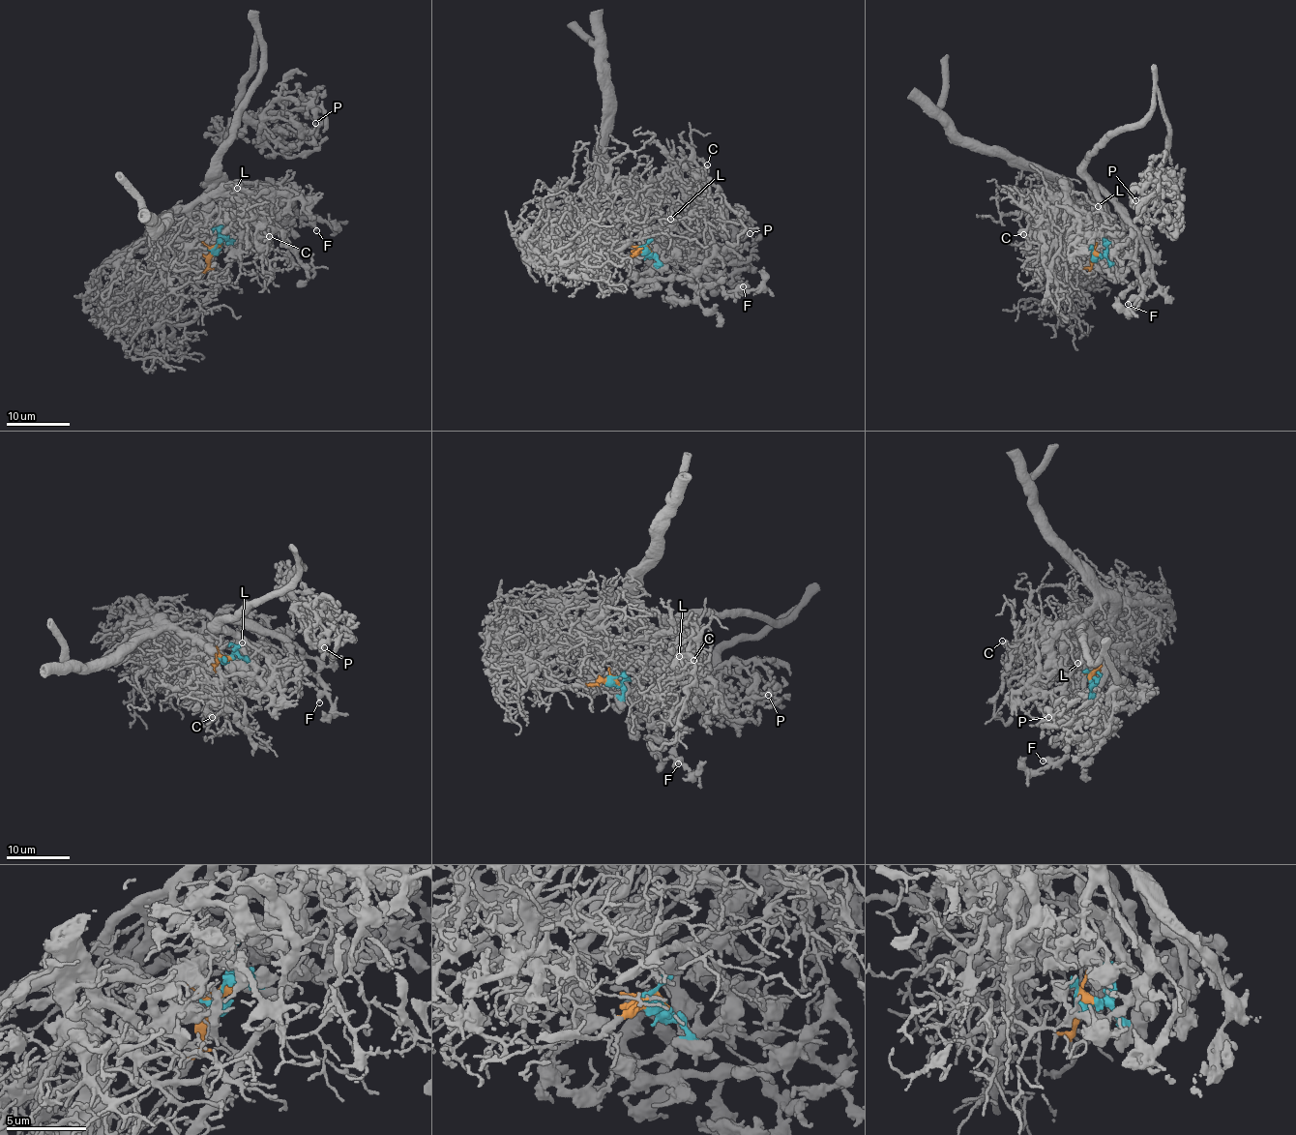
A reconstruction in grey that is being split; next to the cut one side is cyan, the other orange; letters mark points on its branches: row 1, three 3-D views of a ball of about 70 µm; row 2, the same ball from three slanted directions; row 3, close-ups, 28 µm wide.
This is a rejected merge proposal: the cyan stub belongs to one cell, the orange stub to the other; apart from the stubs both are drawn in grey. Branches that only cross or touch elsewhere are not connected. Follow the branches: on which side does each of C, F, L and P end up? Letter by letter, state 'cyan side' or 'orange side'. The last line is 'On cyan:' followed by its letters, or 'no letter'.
C: orange side
F: cyan side
L: orange side
P: cyan side
On cyan: F, P

